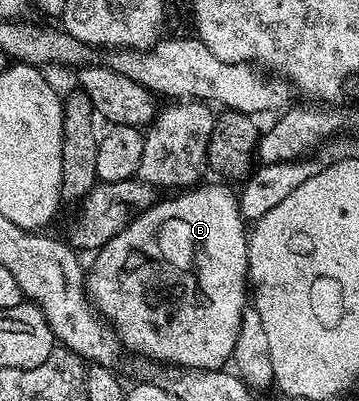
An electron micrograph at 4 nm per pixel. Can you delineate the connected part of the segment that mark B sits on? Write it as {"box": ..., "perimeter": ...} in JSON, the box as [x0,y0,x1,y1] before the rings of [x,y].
{"box":[88,185,250,370],"perimeter":[[[199,185],[197,188],[187,189],[185,192],[166,196],[166,199],[155,201],[143,214],[136,216],[124,232],[112,236],[108,244],[93,255],[94,263],[88,266],[88,293],[90,301],[99,314],[113,326],[122,340],[122,345],[127,351],[144,358],[153,358],[155,362],[169,364],[174,368],[188,370],[219,370],[227,365],[234,357],[236,336],[240,332],[242,313],[248,309],[248,279],[250,265],[248,264],[248,226],[242,217],[242,210],[238,206],[238,194],[230,191],[226,186]]]}

